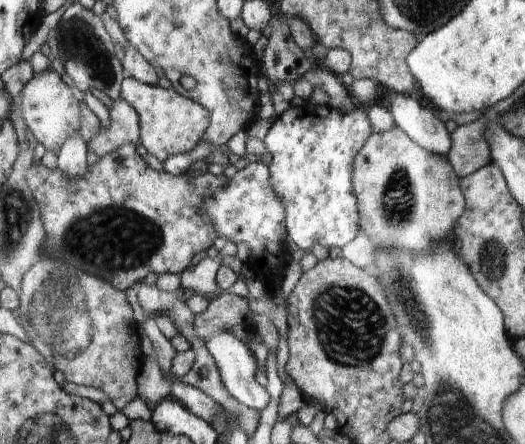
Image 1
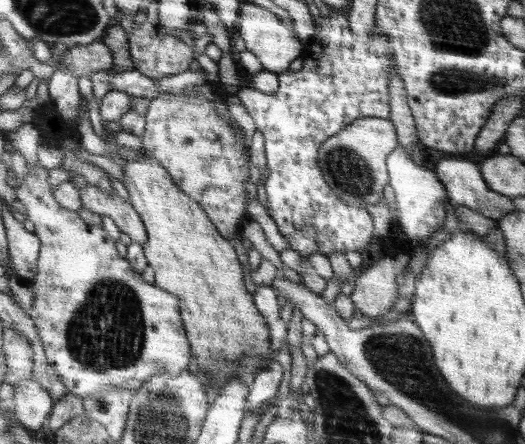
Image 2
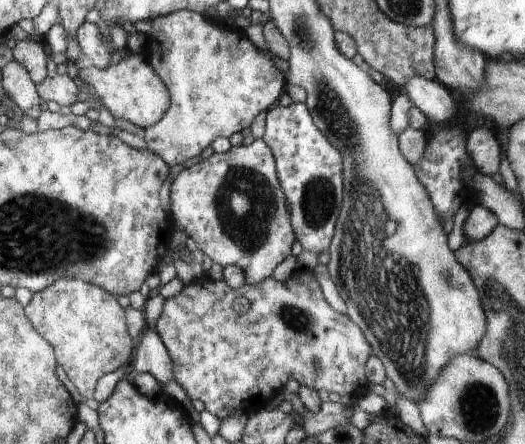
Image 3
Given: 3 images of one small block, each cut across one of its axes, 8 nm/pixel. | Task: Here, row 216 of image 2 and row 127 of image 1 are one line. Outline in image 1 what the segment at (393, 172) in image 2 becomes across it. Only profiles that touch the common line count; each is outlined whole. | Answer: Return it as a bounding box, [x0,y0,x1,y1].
[389,93,451,157]

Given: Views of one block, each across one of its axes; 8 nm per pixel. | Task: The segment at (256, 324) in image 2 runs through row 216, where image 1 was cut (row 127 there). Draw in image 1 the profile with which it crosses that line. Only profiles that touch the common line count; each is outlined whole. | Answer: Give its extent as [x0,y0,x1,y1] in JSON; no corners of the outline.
[120,77,210,162]

